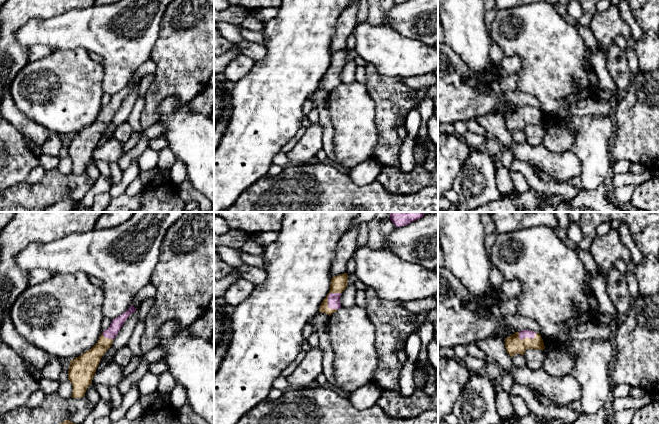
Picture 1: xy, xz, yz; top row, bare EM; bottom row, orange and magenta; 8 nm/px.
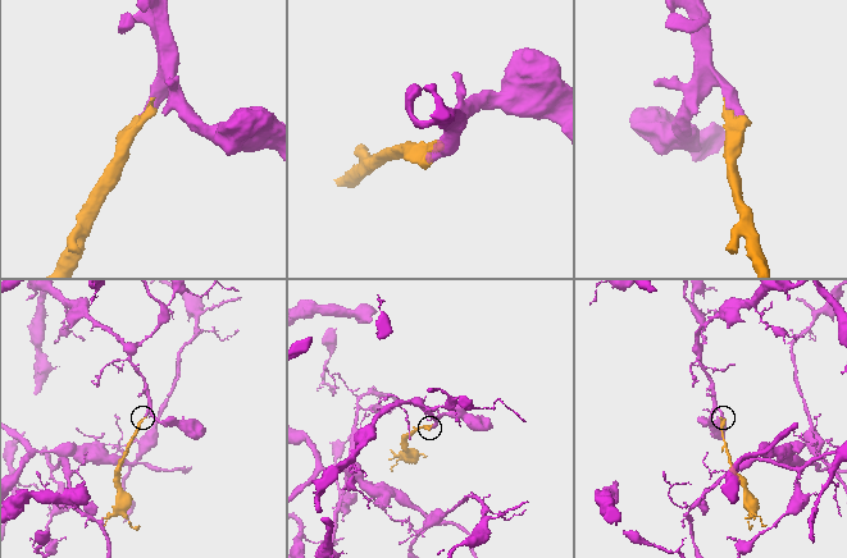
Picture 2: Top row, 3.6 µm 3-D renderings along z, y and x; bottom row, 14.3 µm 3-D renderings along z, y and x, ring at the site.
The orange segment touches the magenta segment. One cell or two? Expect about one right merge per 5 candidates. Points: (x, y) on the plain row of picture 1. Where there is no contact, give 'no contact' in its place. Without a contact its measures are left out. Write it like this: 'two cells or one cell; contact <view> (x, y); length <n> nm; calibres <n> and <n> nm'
one cell; contact xz (328, 71); length 170 nm; calibres 130 and 100 nm

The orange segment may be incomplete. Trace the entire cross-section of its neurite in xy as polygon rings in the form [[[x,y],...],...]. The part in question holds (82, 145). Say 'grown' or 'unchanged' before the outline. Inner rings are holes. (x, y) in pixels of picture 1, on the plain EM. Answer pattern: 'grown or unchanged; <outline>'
grown; [[[131,80],[126,88],[111,97],[110,103],[103,107],[98,118],[90,126],[69,138],[68,155],[73,162],[71,173],[82,174],[85,172],[102,132],[111,123],[124,98],[135,87],[136,84]]]

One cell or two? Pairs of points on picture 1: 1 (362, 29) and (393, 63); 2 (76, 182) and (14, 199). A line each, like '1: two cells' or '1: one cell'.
1: one cell
2: one cell

